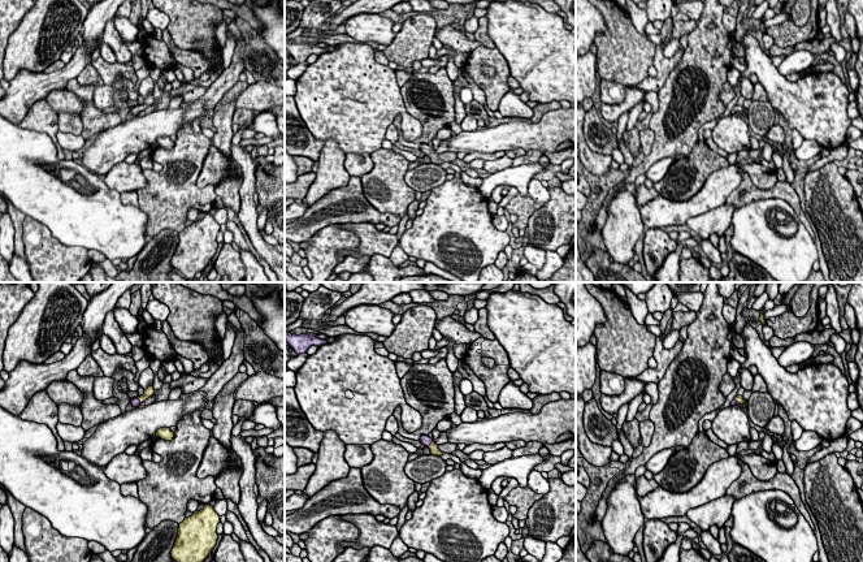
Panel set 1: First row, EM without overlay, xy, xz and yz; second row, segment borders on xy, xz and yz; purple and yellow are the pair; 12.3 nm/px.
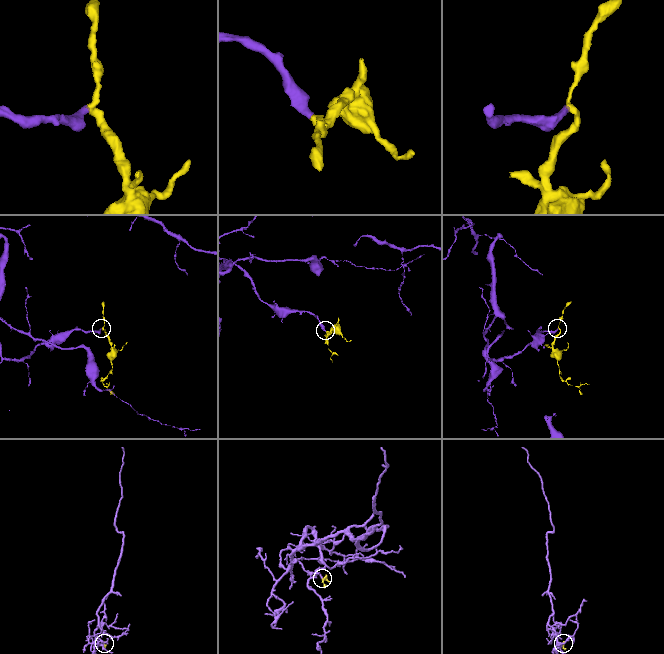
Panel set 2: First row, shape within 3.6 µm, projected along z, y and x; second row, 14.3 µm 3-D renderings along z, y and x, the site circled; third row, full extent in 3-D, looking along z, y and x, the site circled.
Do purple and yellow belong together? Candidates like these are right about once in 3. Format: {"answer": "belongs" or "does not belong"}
{"answer": "belongs"}

